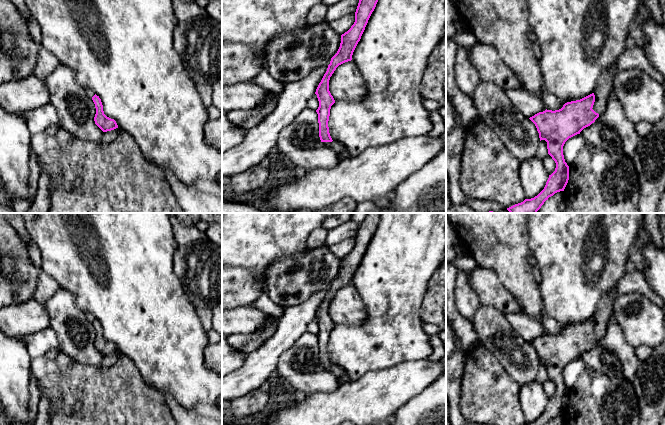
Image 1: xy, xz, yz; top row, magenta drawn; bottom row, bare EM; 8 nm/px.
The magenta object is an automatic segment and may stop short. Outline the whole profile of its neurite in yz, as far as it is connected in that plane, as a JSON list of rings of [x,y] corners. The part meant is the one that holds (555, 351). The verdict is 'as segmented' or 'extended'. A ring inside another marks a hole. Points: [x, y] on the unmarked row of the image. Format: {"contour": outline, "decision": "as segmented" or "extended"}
{"contour": [[[614,288],[599,300],[594,316],[580,324],[567,326],[559,334],[545,334],[529,343],[535,348],[539,362],[547,366],[548,378],[556,387],[555,395],[549,399],[544,413],[534,422],[524,425],[546,425],[555,417],[564,415],[569,404],[569,390],[565,386],[565,366],[590,350],[602,338],[609,320],[613,316],[616,297]]], "decision": "extended"}

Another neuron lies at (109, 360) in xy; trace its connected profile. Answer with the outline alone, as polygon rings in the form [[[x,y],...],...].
[[[116,352],[114,354],[104,356],[98,368],[102,368],[102,369],[110,368],[115,363],[115,361],[118,359],[119,355],[120,355],[119,352]]]

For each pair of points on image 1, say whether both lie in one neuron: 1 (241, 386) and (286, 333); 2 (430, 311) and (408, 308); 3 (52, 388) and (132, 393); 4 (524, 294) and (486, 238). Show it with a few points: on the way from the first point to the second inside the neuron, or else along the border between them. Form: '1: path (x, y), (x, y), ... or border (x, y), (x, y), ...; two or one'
1: path (253, 373), (275, 346); one
2: border (427, 287), (420, 308), (420, 319), (422, 322); two
3: path (72, 393), (112, 393); one
4: path (519, 280), (510, 262), (500, 252); one

